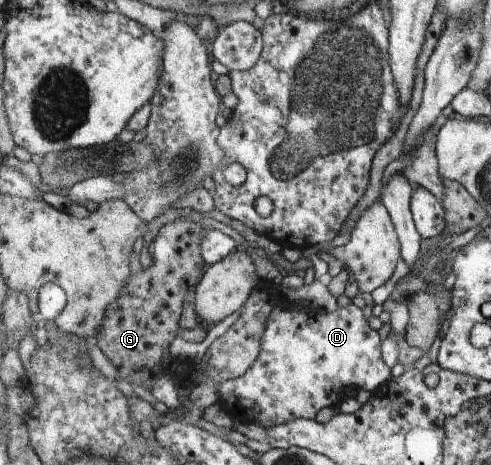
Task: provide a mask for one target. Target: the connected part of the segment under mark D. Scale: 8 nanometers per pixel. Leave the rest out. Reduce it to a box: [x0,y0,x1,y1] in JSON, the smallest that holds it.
[233,303,392,430]

